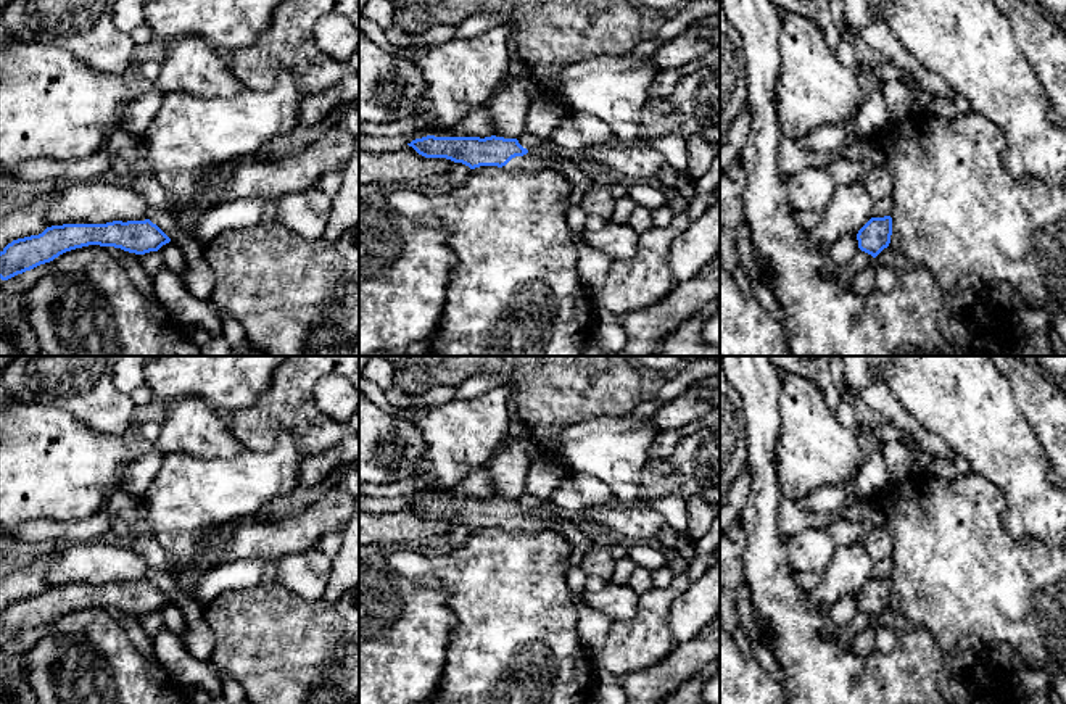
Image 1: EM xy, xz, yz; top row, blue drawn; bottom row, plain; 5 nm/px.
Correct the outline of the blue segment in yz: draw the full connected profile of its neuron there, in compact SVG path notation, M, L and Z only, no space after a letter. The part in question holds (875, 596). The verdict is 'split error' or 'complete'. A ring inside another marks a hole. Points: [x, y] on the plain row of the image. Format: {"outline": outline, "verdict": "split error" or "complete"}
{"outline": "M871 578L857 594L858 609L876 619L889 607L892 596L892 578Z", "verdict": "complete"}

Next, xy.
{"outline": "M150 580L52 586L39 596L13 601L0 612L0 640L8 641L66 612L89 606L145 615L158 612L169 603L171 599Z", "verdict": "complete"}

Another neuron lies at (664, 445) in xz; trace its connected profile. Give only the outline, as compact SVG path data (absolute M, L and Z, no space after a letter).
M715 408L712 412L705 414L699 420L691 420L681 427L675 427L670 430L660 430L649 448L649 459L668 459L675 453L676 445L684 437L694 433L700 425L720 425L720 408Z

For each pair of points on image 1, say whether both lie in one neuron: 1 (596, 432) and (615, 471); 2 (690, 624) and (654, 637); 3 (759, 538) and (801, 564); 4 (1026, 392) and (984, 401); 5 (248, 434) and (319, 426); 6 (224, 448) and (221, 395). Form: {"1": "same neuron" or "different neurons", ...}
{"1": "same neuron", "2": "different neurons", "3": "different neurons", "4": "different neurons", "5": "same neuron", "6": "different neurons"}

